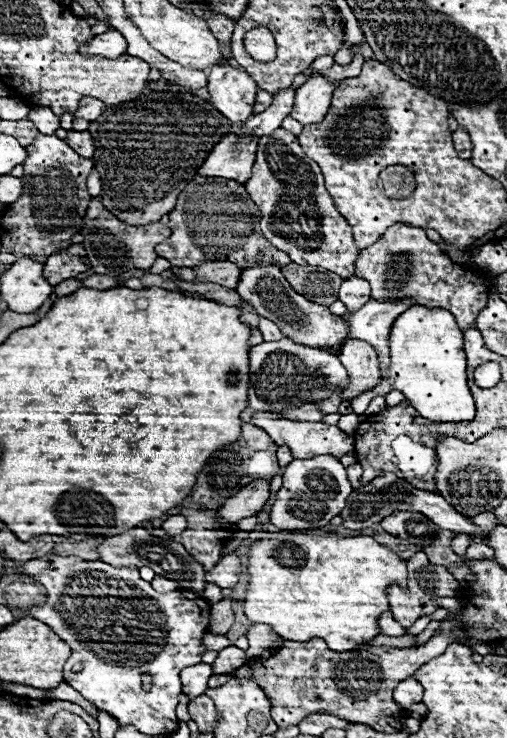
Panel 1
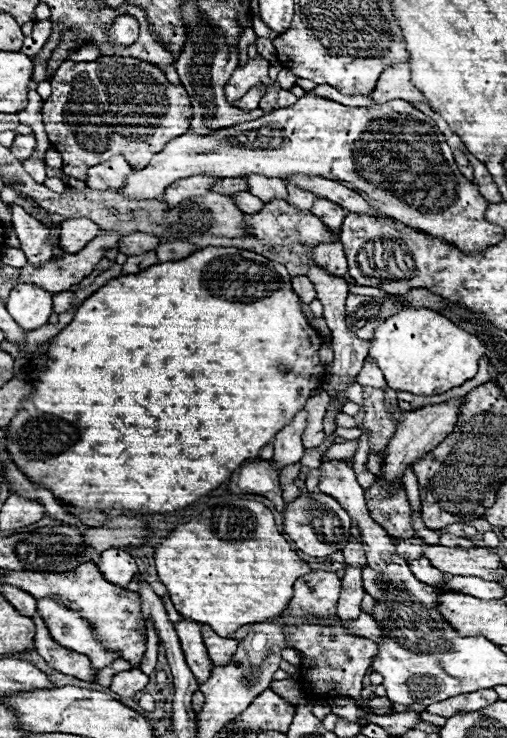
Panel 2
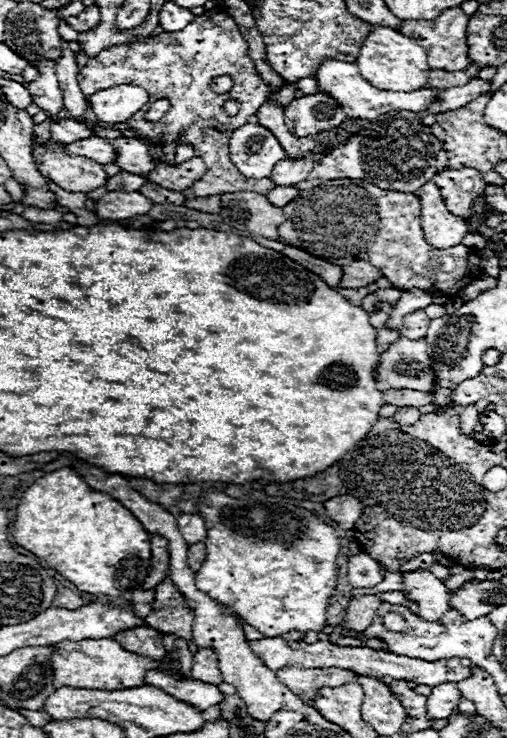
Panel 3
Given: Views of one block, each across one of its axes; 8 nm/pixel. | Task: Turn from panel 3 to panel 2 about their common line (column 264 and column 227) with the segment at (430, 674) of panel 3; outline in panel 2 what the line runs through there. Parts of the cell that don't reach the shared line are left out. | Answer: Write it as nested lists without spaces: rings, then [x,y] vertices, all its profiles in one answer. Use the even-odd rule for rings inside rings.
[[[202,624],[202,638],[204,638],[204,644],[208,648],[208,654],[210,654],[212,662],[216,666],[226,666],[226,662],[230,662],[230,658],[234,656],[238,640],[222,638],[222,636],[214,634],[214,630],[206,624]]]

